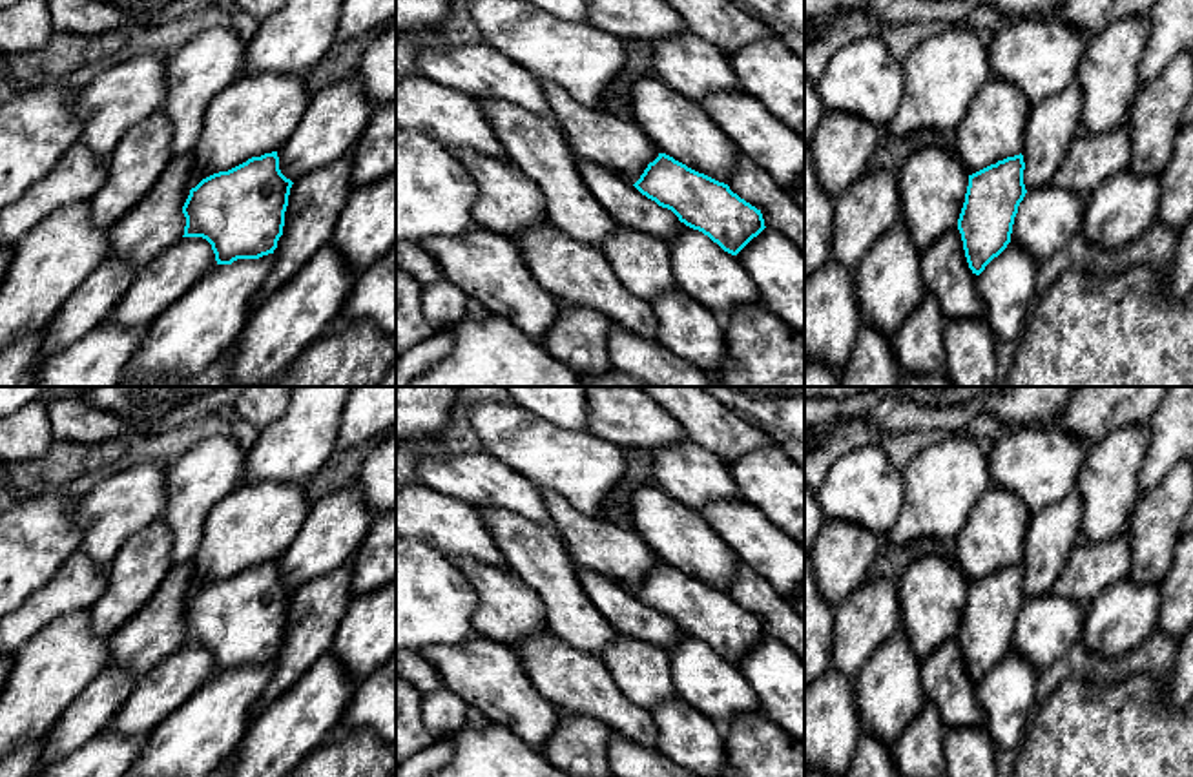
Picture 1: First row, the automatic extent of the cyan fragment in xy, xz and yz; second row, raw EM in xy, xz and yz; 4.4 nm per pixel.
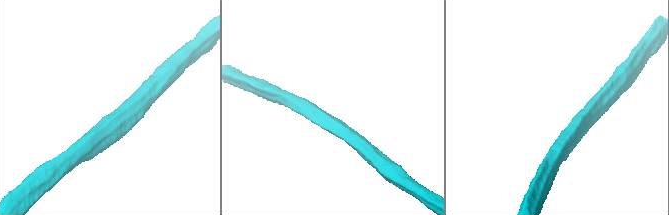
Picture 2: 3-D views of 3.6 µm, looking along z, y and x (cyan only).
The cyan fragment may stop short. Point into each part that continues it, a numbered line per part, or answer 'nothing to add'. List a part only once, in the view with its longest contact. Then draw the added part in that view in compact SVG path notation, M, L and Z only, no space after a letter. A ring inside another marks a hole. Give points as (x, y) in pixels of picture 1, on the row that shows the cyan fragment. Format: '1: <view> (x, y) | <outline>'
nothing to add

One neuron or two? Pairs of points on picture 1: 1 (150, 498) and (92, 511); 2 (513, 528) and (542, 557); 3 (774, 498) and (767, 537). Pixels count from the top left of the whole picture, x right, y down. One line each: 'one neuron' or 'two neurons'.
1: one neuron
2: one neuron
3: two neurons

